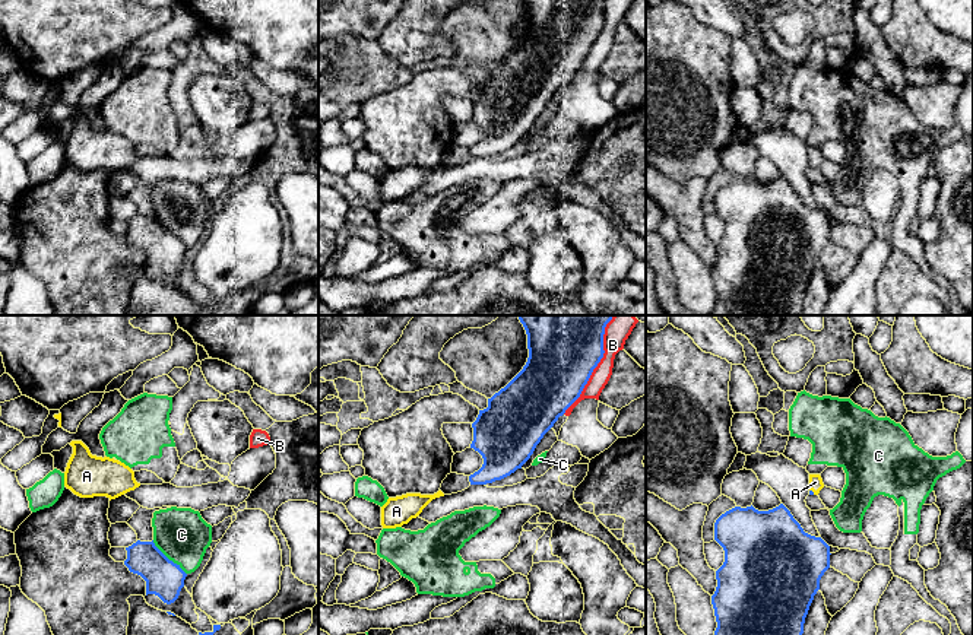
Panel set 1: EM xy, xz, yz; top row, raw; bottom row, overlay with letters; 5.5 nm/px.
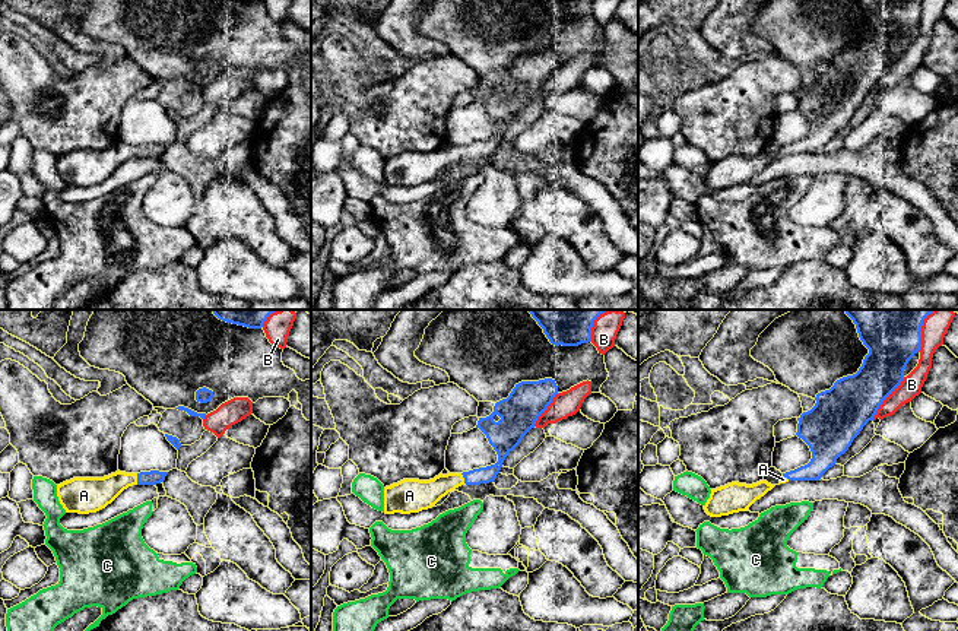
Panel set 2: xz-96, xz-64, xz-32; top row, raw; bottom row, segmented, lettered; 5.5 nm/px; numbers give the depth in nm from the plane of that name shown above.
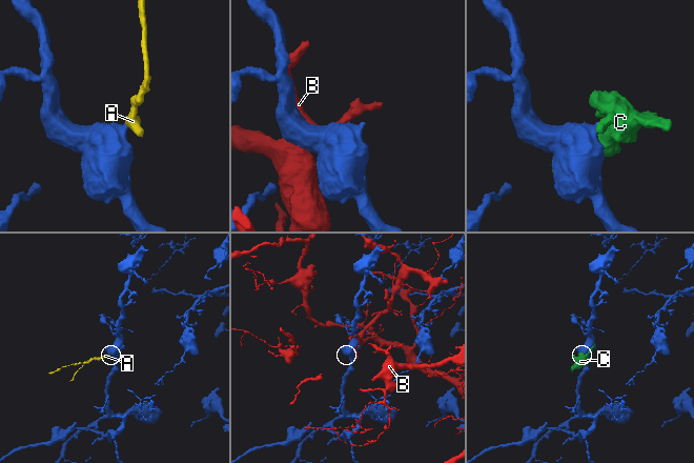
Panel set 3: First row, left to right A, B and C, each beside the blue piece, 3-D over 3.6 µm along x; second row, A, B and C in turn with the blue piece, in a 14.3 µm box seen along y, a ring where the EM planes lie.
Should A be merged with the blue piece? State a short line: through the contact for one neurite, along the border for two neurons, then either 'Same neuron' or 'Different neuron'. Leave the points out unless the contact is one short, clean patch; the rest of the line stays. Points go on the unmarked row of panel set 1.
Line: yz (811, 165), (813, 165), (815, 155). Same neuron

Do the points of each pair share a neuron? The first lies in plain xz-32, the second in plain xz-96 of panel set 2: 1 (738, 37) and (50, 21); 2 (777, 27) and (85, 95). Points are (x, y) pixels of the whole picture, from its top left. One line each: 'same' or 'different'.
1: different
2: different

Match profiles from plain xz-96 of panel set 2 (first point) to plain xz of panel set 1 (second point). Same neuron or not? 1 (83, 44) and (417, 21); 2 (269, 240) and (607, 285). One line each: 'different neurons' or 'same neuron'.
1: same neuron
2: same neuron

